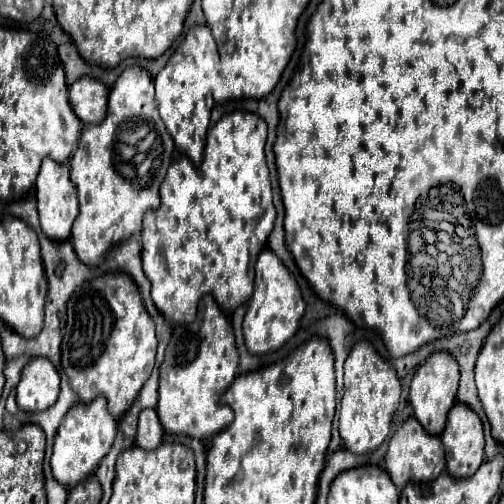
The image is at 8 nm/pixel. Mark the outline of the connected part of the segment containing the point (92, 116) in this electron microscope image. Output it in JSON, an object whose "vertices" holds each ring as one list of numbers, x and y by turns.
{"vertices":[[90,76,78,78,70,86,70,106,82,124,100,124,106,114,108,88]]}

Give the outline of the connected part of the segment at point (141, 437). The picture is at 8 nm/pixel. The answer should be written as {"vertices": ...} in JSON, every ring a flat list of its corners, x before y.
{"vertices":[[144,408,138,418,136,446,144,450,154,450,162,442,162,426,154,408]]}

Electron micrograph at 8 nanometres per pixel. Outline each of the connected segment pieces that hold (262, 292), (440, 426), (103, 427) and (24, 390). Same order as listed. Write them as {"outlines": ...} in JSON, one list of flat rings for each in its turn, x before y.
{"outlines":[[[264,248,256,260,256,284,254,294,248,302,248,312,243,320,243,334,246,348,250,354,264,354,280,348,294,332,298,330,298,322,304,314,304,300,300,296,298,284,282,264,282,260,270,250]],[[434,352,428,356,428,360,414,372,412,382,410,382,410,404,414,408,416,420,428,430,428,434,440,434,446,426,446,414,456,402,456,390,458,390,458,366,456,358,448,352]],[[96,396,90,404,76,404,64,416,56,440,54,440,54,454,52,454,52,474,62,486,76,486,86,476,90,476,104,454,108,454,116,434,116,420,108,412,108,402,104,396]],[[32,358,16,386,16,402,24,412,40,412,56,402,60,392,60,376,48,358]]]}

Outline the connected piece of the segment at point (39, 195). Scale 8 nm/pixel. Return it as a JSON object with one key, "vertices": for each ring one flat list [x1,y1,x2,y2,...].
{"vertices":[[50,158,42,160,40,174,36,178,36,200,38,200,38,214,42,232,52,240,64,240,70,236,70,228,74,218,78,216,78,190,70,180,70,166,58,164]]}

